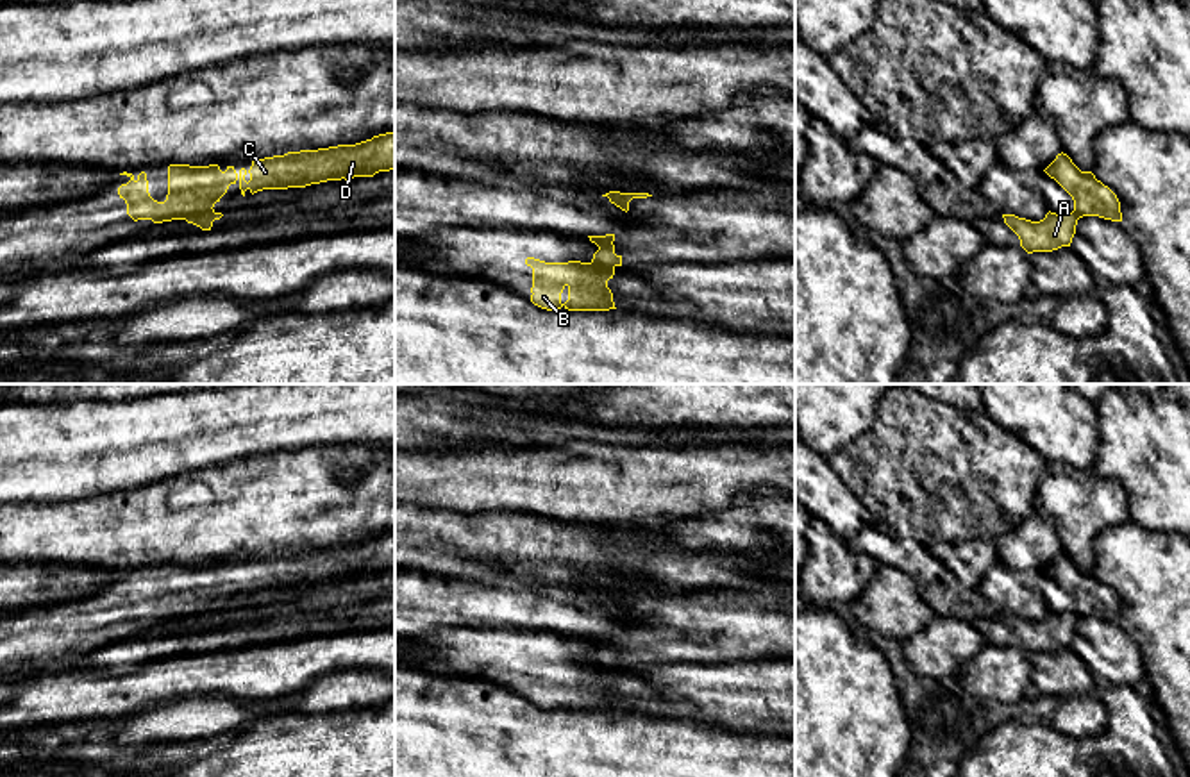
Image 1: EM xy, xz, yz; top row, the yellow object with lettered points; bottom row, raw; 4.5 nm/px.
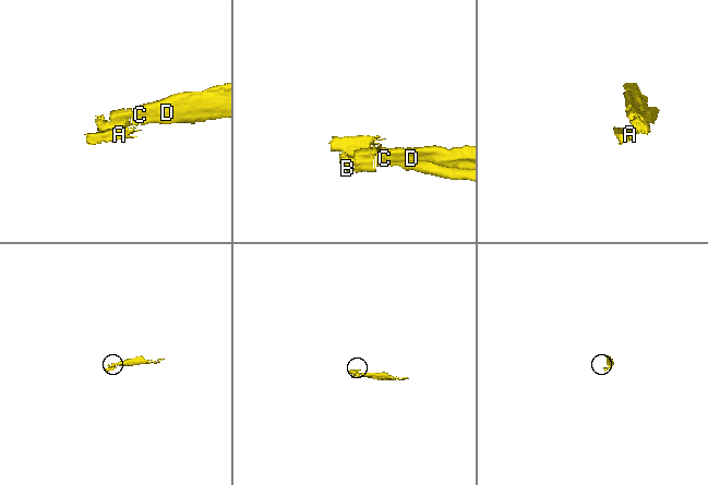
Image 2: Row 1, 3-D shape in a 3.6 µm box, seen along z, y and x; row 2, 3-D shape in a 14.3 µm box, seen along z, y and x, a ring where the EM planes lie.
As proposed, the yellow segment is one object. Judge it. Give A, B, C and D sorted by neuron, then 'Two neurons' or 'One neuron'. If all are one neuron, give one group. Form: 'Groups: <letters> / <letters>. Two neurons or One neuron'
Groups: A / B C D. Two neurons

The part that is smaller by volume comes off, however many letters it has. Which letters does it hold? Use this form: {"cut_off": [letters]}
{"cut_off": ["A"]}

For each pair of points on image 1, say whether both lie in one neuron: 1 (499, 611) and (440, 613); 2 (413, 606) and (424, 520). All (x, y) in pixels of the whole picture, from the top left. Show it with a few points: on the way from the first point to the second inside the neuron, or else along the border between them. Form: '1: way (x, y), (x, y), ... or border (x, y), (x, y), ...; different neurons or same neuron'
1: way (485, 611), (454, 611); same neuron
2: border (413, 570), (458, 581); different neurons

